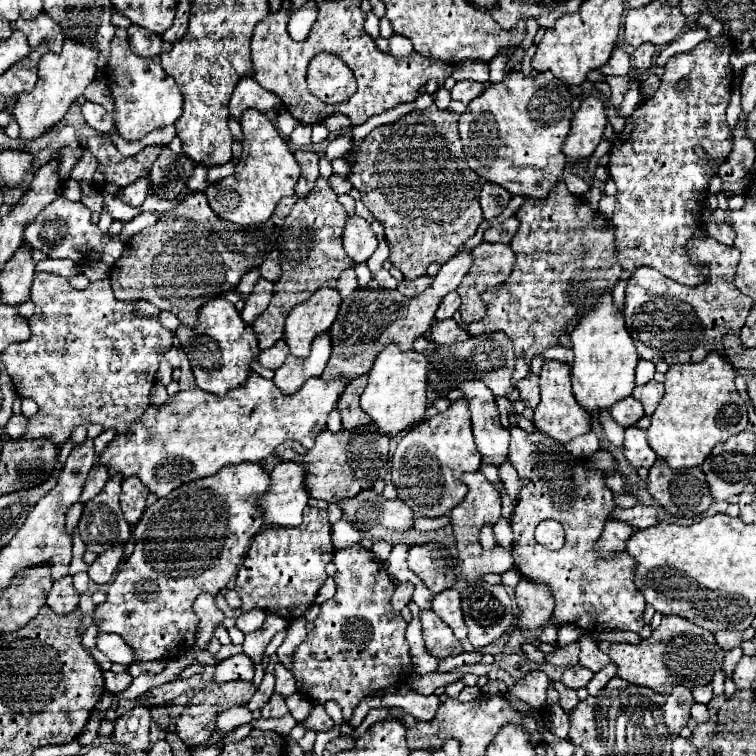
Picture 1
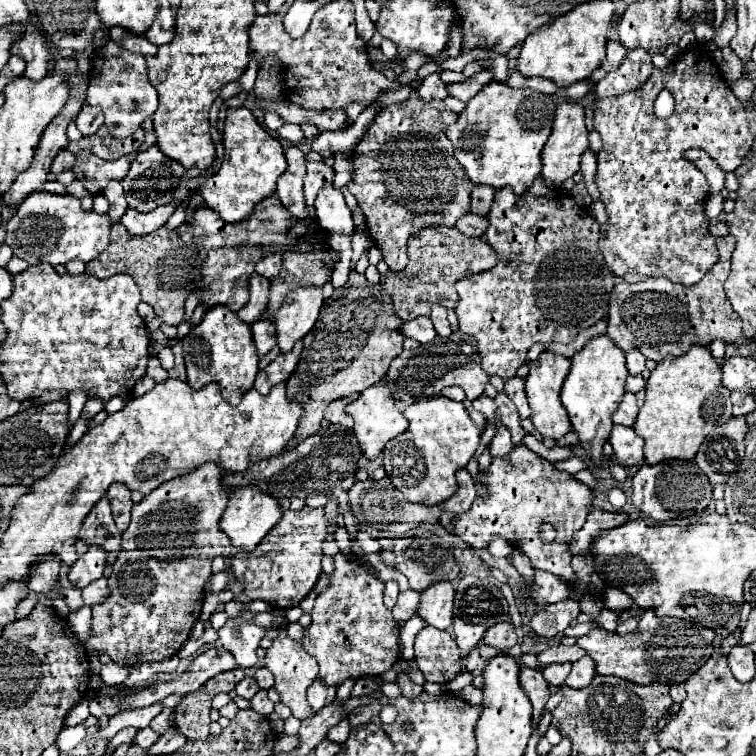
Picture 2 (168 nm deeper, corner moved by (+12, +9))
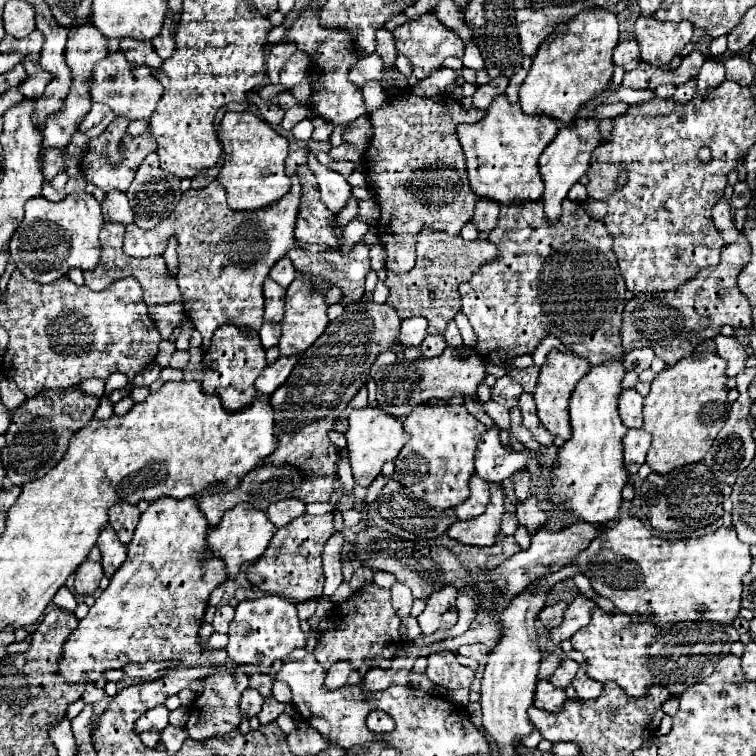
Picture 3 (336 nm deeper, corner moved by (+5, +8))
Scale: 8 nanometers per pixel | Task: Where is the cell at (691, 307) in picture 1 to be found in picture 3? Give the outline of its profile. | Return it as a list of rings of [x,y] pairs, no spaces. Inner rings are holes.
[[[739,234],[733,244],[727,244],[721,252],[721,262],[715,268],[705,268],[699,276],[693,276],[683,288],[671,292],[645,292],[637,294],[625,304],[623,312],[623,348],[631,352],[635,348],[649,346],[669,366],[689,356],[695,346],[705,338],[715,338],[723,324],[733,328],[751,326],[751,306],[739,292],[737,276],[751,260],[751,246],[745,234]]]

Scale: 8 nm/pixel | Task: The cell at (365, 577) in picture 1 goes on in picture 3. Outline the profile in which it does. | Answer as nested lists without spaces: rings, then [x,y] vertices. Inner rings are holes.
[[[371,584],[365,590],[355,592],[347,602],[335,605],[328,617],[328,628],[321,634],[319,644],[313,650],[315,660],[319,660],[319,664],[323,664],[325,668],[341,660],[349,662],[357,670],[387,666],[389,660],[393,660],[393,656],[397,654],[397,650],[403,646],[399,624],[401,618],[391,606],[389,590]]]

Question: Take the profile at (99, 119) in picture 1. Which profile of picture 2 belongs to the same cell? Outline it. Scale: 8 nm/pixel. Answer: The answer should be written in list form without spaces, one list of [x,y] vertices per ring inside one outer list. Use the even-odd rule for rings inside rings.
[[[84,105],[80,109],[80,115],[76,117],[76,125],[82,135],[96,133],[102,127],[102,123],[104,123],[104,115],[102,115],[100,107],[92,107],[92,105]]]

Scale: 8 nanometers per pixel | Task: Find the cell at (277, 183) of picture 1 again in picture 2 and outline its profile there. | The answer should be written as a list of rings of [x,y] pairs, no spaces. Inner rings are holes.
[[[246,107],[226,111],[224,145],[226,155],[220,171],[202,183],[198,187],[198,193],[202,195],[204,203],[222,219],[236,223],[250,217],[256,203],[276,191],[276,181],[286,171],[286,157],[280,141],[274,139],[266,129],[262,129],[252,111]]]

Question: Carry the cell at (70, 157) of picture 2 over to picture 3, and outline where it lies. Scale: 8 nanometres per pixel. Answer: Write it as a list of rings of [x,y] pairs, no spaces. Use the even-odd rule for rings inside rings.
[[[43,148],[43,164],[41,164],[43,178],[49,182],[53,176],[57,176],[63,170],[63,152],[57,148]]]

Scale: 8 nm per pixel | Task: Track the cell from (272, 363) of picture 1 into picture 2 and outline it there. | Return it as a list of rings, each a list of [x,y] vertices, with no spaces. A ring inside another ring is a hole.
[[[260,319],[252,323],[252,335],[254,335],[254,343],[260,357],[268,355],[268,351],[276,345],[276,329],[270,319]]]

